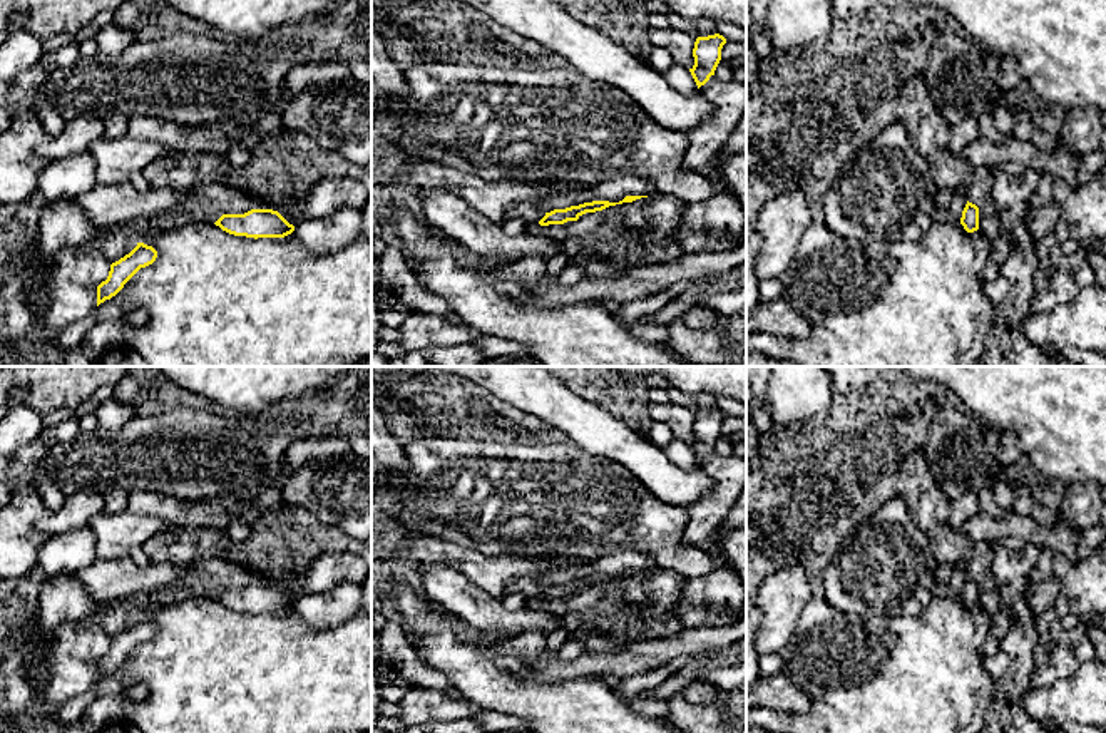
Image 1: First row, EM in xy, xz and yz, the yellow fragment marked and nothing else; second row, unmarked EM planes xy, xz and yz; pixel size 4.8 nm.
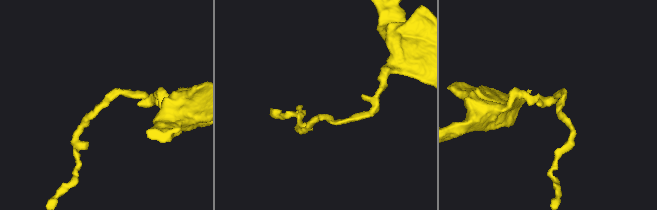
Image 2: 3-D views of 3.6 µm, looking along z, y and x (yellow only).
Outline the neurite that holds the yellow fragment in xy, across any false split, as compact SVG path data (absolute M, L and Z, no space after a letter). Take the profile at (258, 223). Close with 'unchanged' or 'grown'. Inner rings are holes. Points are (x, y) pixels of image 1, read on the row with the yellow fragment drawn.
M251 209L244 214L223 214L216 223L223 231L246 238L284 238L294 231L278 211Z; unchanged

